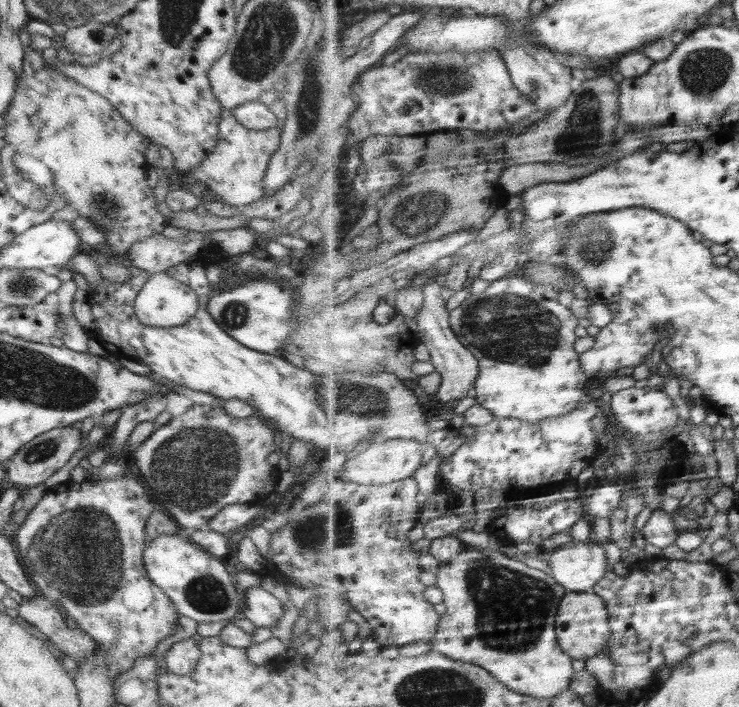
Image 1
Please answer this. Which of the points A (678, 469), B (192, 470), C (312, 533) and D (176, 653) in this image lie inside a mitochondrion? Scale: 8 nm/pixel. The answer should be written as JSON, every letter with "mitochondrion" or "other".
{"A":"other","B":"mitochondrion","C":"mitochondrion","D":"other"}

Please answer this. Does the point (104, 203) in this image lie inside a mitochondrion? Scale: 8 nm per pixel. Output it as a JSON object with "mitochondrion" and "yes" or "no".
{"mitochondrion":"yes"}

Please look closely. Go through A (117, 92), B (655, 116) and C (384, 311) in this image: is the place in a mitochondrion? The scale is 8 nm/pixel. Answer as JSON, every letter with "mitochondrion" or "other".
{"A":"other","B":"other","C":"mitochondrion"}

